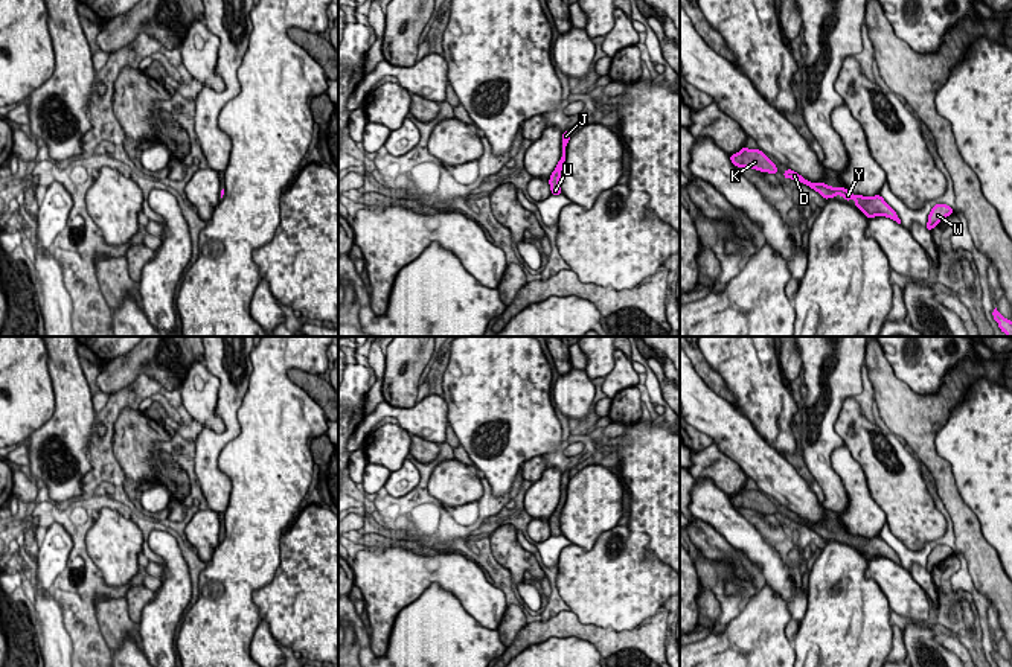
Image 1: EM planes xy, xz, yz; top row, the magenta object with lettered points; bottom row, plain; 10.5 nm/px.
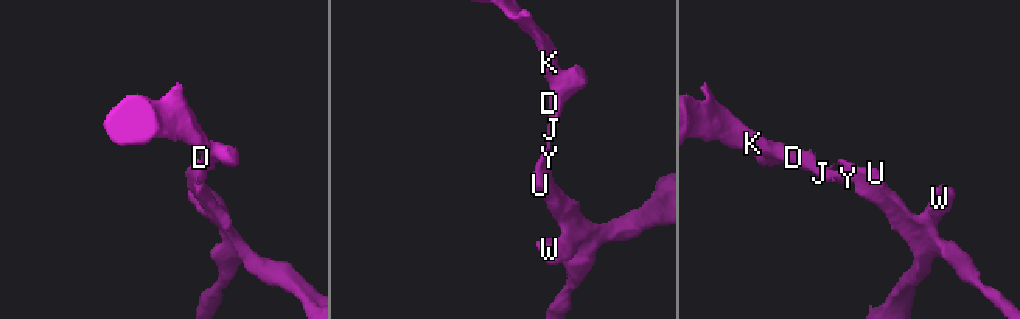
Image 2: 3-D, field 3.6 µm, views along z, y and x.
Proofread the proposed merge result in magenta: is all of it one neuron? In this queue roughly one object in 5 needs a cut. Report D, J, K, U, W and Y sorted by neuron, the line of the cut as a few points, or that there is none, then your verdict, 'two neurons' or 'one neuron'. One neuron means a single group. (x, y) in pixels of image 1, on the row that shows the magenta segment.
D J K U W Y | no cut | one neuron

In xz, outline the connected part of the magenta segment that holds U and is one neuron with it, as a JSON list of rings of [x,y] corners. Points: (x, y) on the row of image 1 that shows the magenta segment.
[[[570,129],[562,132],[562,142],[561,142],[562,157],[559,158],[555,171],[552,172],[552,175],[549,178],[552,195],[562,195],[561,186],[559,186],[559,178],[561,178],[561,171],[562,171],[564,163],[565,163],[565,146],[567,146],[568,140],[570,140]]]

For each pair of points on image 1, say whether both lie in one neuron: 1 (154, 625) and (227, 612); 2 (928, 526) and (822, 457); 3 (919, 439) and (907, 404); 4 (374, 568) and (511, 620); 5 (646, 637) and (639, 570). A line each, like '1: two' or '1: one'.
1: two
2: two
3: one
4: two
5: two

